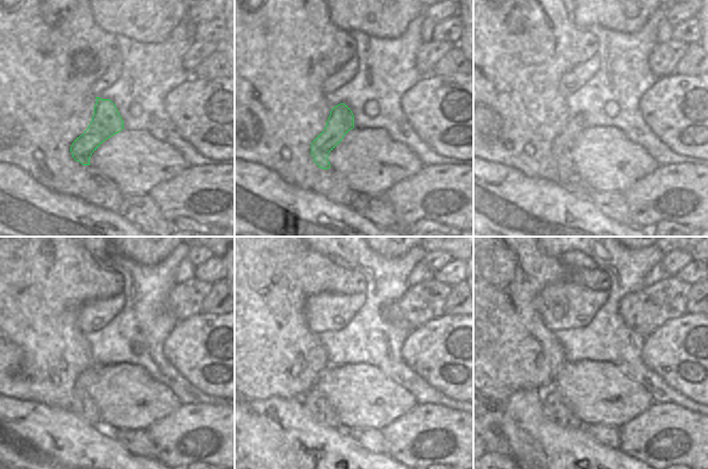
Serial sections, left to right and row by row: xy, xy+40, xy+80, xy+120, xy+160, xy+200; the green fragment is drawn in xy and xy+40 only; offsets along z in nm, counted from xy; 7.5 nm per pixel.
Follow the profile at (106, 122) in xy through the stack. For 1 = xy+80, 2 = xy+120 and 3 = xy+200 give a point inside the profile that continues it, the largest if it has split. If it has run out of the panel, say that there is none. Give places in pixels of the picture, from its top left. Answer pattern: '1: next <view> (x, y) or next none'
1: next xy+80 (564, 142)
2: next xy+120 (81, 404)
3: next xy+200 (554, 407)

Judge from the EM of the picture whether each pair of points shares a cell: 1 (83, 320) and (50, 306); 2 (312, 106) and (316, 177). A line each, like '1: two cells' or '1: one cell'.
1: two cells
2: one cell

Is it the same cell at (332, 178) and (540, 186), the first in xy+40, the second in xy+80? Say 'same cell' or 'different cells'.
different cells

